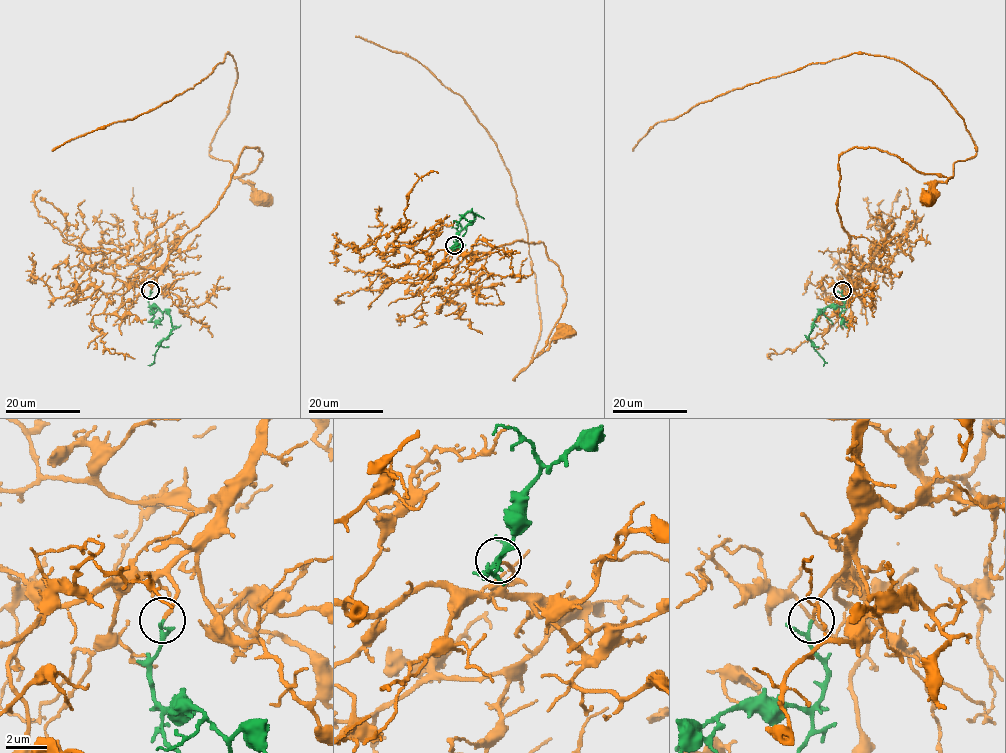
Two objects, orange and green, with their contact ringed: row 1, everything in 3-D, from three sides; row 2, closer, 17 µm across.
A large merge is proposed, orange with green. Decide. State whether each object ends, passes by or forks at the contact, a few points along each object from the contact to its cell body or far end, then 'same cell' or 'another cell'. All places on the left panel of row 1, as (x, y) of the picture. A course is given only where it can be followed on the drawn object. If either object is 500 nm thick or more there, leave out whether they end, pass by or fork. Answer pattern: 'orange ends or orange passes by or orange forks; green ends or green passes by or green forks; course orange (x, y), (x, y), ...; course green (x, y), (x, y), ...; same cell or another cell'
orange ends; green passes by; course orange (150, 290), (169, 252), (215, 207), (245, 147), (258, 147), (263, 154), (251, 173), (239, 178), (263, 200); course green (150, 290), (149, 304), (165, 310), (172, 326), (171, 333), (155, 353), (153, 362), (148, 365); same cell

